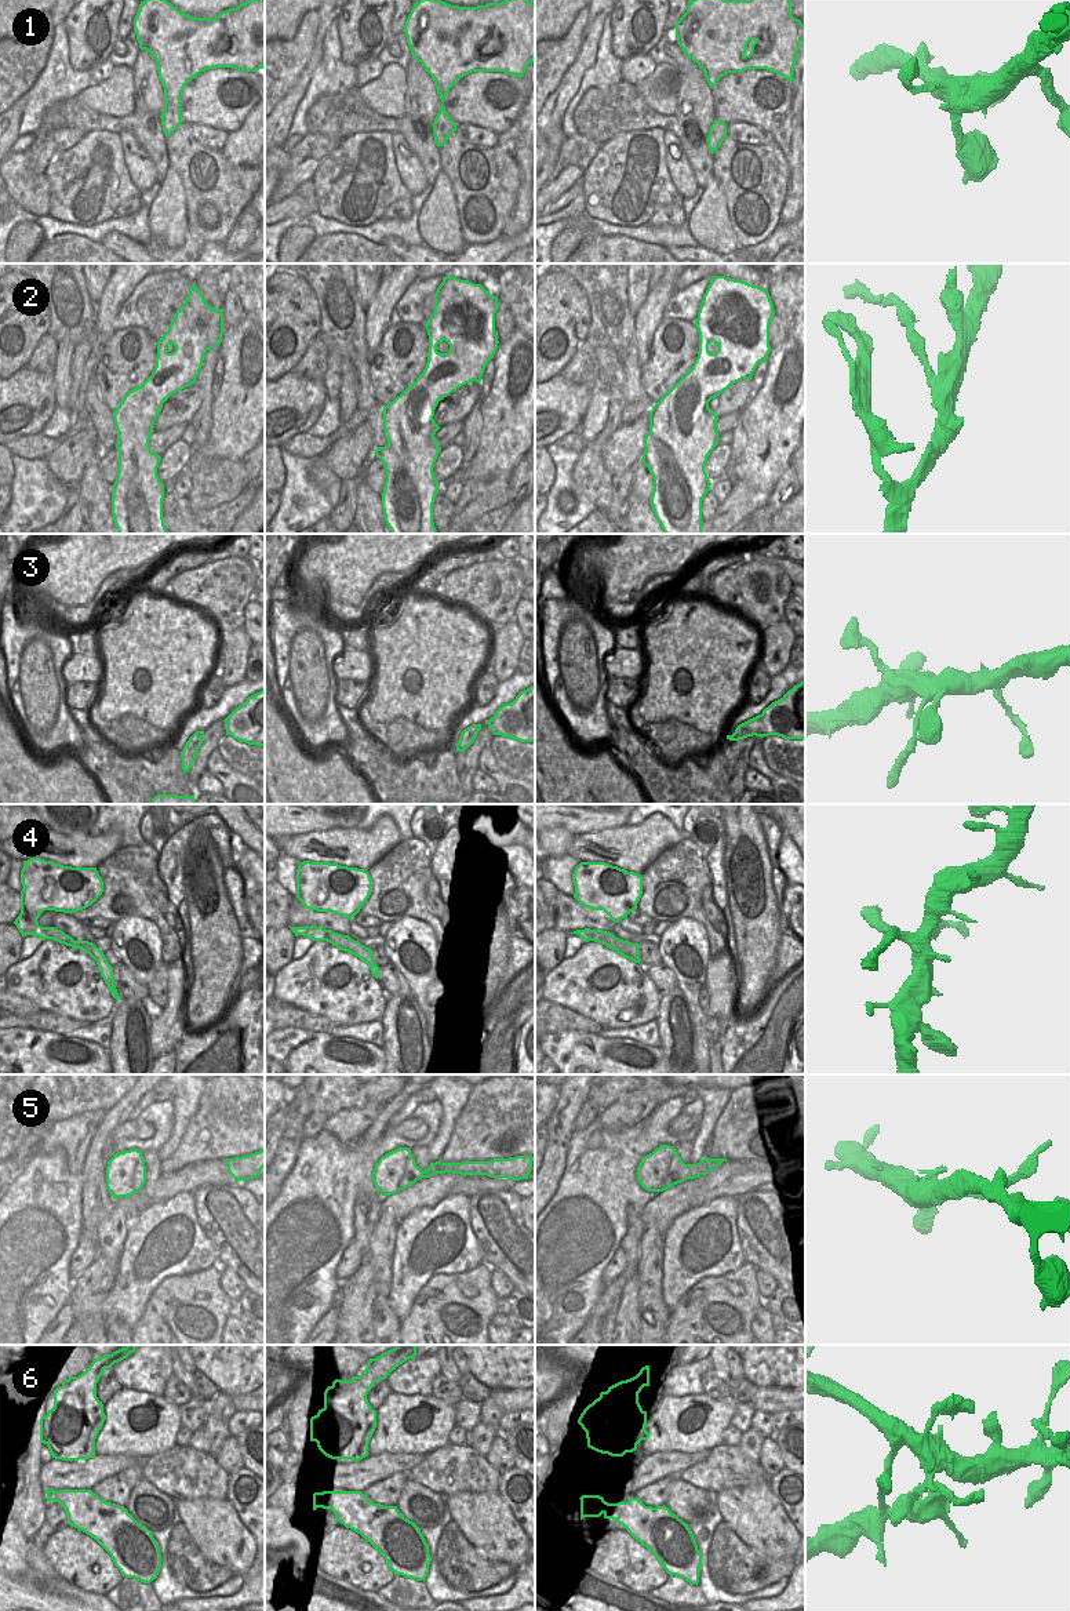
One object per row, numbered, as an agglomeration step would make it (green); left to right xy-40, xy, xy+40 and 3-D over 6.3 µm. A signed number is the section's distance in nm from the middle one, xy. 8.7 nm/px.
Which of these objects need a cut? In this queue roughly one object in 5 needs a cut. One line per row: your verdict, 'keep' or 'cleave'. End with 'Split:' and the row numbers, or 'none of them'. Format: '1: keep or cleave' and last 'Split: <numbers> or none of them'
1: keep
2: cleave
3: keep
4: cleave
5: cleave
6: keep
Split: 2, 4, 5

